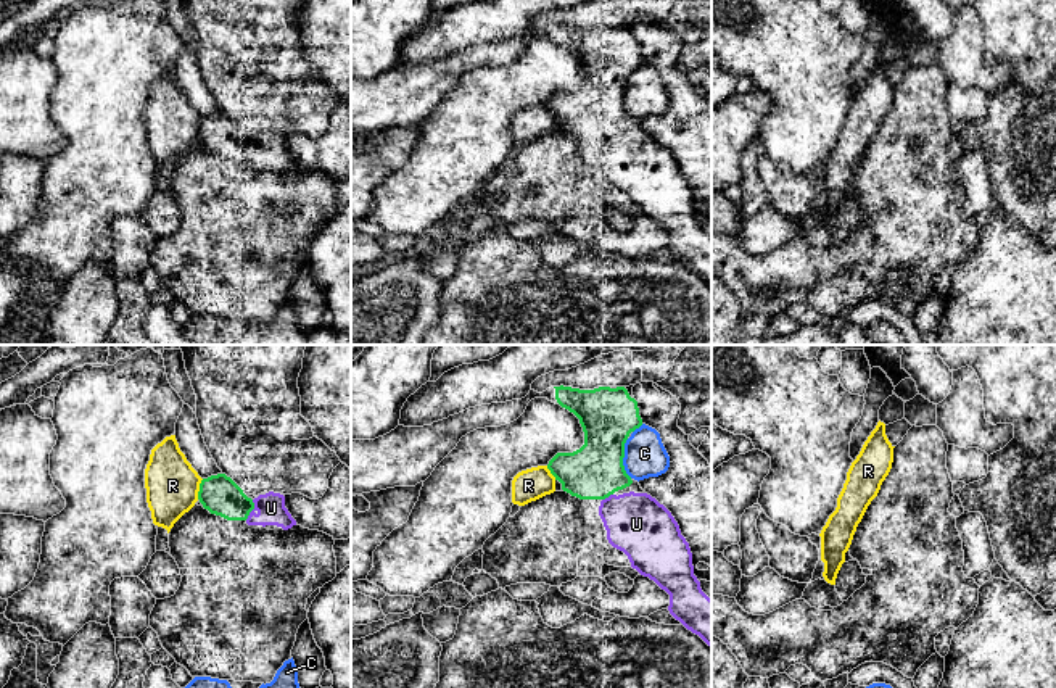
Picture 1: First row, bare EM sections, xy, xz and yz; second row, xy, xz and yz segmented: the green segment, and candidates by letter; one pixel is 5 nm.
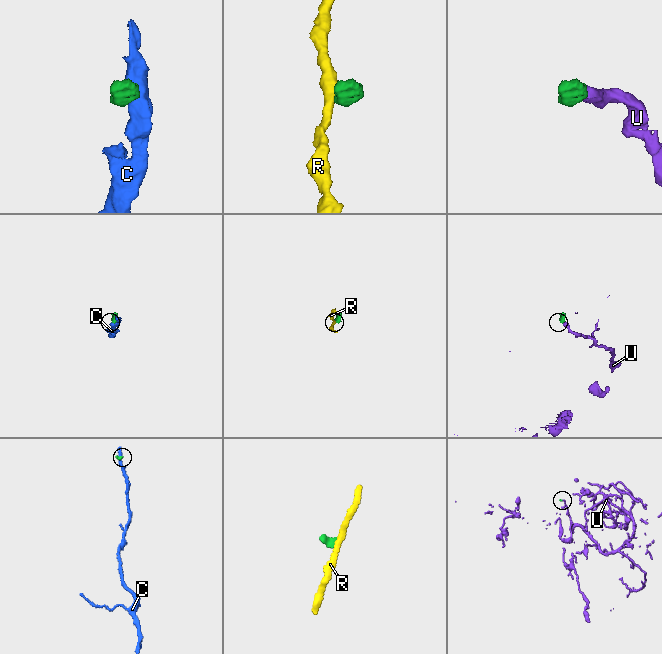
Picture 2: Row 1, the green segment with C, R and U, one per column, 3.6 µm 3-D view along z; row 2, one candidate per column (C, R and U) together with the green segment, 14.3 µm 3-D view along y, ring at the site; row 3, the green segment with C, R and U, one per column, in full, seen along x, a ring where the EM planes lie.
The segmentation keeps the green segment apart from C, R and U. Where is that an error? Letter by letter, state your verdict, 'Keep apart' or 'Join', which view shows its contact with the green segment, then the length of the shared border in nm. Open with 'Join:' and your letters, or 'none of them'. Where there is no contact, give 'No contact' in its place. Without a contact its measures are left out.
Join: U
C: Keep apart. Touches green in xz. Shared border 200 nm
R: Keep apart. Touches green in xy. Shared border 110 nm
U: Join. Touches green in xy. Shared border 110 nm

